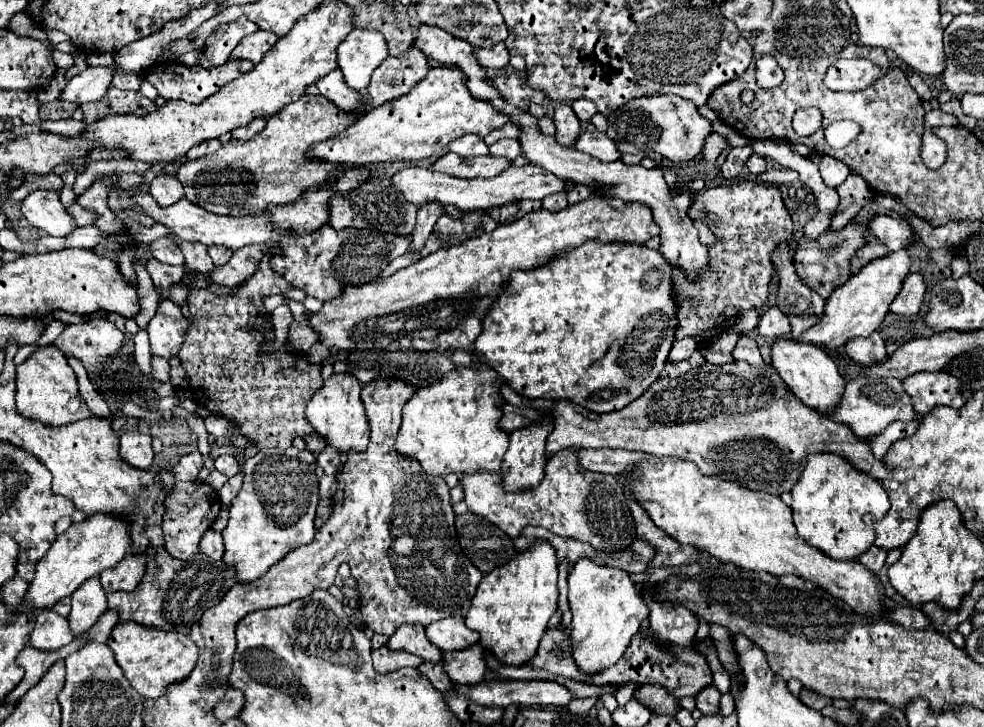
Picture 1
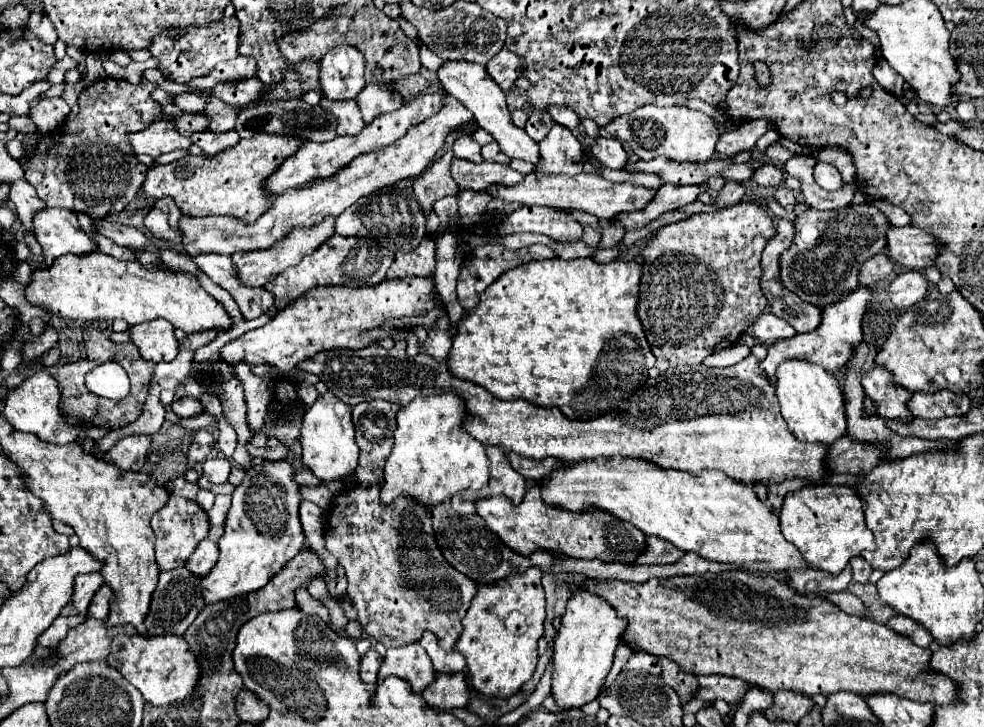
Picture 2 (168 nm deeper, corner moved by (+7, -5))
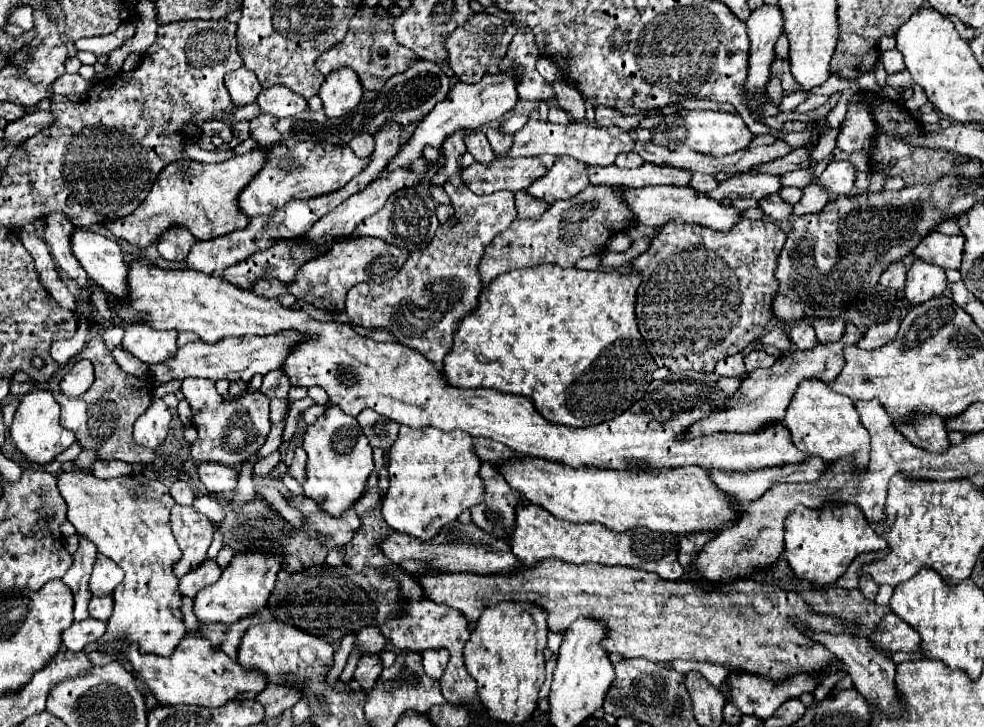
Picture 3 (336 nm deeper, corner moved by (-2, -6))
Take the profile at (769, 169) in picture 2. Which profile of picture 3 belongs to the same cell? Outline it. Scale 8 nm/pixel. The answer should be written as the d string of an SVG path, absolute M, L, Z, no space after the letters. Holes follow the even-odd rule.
M790 171L790 173L782 175L782 185L792 185L798 189L804 189L812 181L814 181L814 177L810 171Z

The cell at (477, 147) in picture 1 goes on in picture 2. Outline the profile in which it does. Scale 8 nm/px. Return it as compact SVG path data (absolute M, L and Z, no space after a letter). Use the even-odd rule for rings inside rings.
M459 136L453 144L453 154L457 158L465 158L469 162L481 162L481 146L477 146L477 142L473 140L473 136Z

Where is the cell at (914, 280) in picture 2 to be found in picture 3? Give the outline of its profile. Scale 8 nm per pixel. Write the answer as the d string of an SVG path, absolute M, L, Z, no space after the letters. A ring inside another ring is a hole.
M920 259L914 261L914 265L908 269L908 281L906 281L906 299L914 305L920 305L924 301L930 301L946 289L946 273L940 267L934 267L932 263L924 263Z

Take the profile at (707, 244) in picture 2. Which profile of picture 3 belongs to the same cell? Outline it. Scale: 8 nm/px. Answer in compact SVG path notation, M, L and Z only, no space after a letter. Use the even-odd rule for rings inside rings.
M742 219L730 231L712 231L684 223L660 227L650 249L632 259L632 269L642 275L636 295L638 329L656 365L668 367L672 373L686 369L712 373L720 359L736 355L760 339L766 323L772 319L772 301L778 289L774 269L784 241L786 233L768 221Z

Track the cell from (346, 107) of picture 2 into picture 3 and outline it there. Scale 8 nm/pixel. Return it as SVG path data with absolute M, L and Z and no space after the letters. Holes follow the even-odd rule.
M362 133L362 135L356 135L356 137L348 143L348 147L350 147L358 157L370 157L372 151L374 151L374 139L372 139L370 135Z

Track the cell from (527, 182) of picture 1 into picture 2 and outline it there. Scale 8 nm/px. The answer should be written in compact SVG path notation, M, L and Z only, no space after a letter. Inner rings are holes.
M535 172L527 174L517 186L489 186L485 190L491 198L499 198L503 202L519 202L519 204L539 204L539 206L553 206L553 208L573 208L573 210L585 210L589 214L595 214L597 218L613 218L619 212L631 212L631 210L641 210L645 204L655 196L655 190L635 186L635 184L615 184L609 182L601 176L593 174L577 174L577 176L567 176L567 174L547 174L545 178L537 178Z

